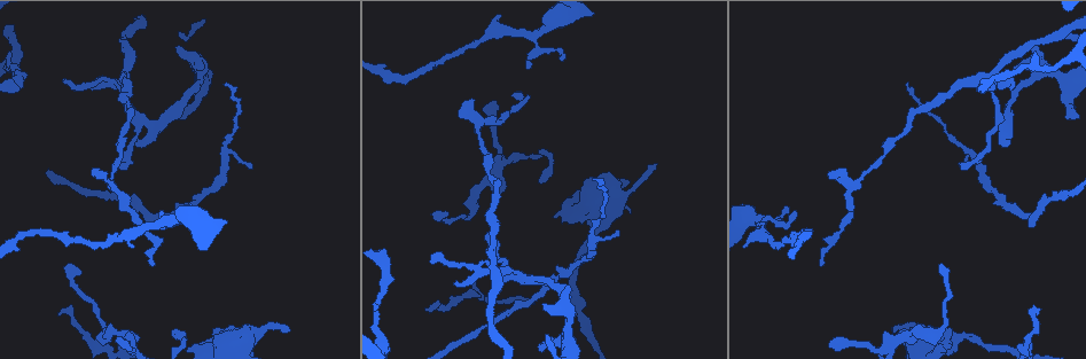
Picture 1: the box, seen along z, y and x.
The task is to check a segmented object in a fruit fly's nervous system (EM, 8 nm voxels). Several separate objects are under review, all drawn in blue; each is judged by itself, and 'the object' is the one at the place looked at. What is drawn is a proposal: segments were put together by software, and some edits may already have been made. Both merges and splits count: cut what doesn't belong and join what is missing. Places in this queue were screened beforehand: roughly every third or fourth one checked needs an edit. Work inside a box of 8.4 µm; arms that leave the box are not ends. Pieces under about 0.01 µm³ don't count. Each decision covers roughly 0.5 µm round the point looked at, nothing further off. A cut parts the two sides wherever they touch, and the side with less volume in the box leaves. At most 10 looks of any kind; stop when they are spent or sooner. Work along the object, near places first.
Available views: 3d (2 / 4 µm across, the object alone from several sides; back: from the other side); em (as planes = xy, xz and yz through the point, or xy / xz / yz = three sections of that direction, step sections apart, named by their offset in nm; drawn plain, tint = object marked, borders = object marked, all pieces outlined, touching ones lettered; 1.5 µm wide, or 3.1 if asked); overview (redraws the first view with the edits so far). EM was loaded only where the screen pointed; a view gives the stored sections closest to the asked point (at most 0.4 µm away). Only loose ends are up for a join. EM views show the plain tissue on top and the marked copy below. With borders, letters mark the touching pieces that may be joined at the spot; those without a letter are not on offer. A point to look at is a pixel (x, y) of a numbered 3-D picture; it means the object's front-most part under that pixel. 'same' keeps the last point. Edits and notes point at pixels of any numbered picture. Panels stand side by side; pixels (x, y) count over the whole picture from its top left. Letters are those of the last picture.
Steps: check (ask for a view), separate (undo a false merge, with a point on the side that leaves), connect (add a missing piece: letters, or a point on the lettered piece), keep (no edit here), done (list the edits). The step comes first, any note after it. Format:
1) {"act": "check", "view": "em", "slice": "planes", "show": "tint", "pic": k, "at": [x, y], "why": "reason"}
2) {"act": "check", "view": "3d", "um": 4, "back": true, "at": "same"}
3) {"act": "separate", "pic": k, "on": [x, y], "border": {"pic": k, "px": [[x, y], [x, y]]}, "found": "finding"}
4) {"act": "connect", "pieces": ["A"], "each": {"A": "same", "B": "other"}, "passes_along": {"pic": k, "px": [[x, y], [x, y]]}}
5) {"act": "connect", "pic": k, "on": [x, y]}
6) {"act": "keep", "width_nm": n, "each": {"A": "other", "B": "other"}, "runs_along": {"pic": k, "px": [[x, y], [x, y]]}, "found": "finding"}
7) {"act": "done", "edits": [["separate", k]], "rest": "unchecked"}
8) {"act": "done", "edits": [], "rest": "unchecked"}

{"act": "check", "view": "em", "slice": "planes", "show": "borders", "pic": 1, "at": [66, 265], "why": "thin end"}

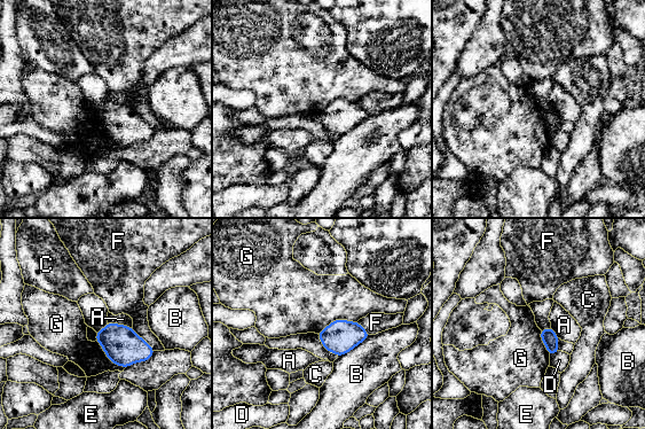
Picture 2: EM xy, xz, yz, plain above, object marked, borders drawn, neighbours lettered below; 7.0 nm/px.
{"act": "keep", "each": {"A": "other", "B": "other", "C": "other", "D": "other", "E": "other", "F": "other", "G": "other"}, "border": {"pic": 2, "px": [[356, 321], [333, 320], [317, 334]]}, "found": "no lettered piece goes on from it"}

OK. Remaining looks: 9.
{"act": "check", "view": "em", "slice": "planes", "show": "borders", "pic": 1, "at": [161, 213]}

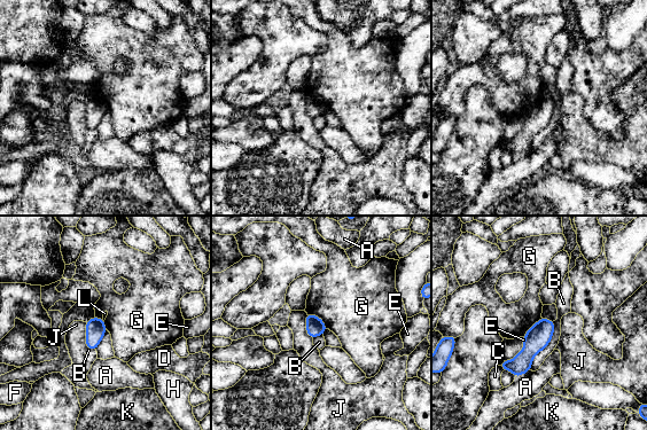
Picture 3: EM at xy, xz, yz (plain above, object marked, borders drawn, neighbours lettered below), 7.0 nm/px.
{"act": "keep", "width_nm": 130, "each": {"A": "other", "B": "other", "C": "other", "D": "other", "E": "other", "F": "other", "G": "other", "H": "other", "J": "other", "K": "other", "L": "other"}, "runs_along": {"pic": 3, "px": [[551, 325], [514, 366], [506, 367]]}, "found": "none of them fits"}

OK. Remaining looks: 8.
{"act": "check", "view": "em", "slice": "planes", "show": "borders", "pic": 1, "at": [107, 171], "why": "branch stops here"}

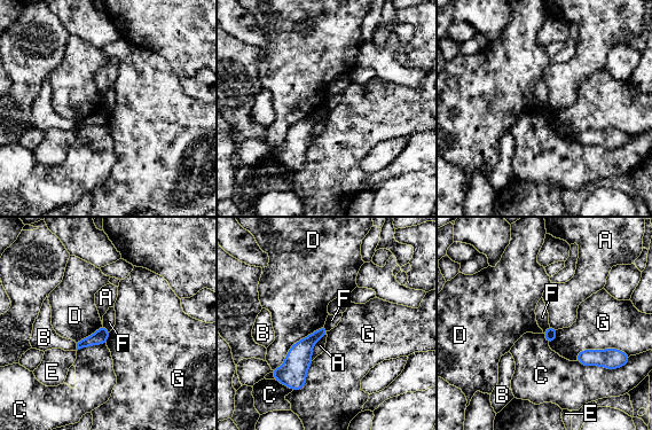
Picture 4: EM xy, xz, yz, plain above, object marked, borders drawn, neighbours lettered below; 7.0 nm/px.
{"act": "keep", "longest_contact_nm": ["D", 480], "each": {"A": "other", "B": "other", "C": "other", "D": "other", "E": "other", "F": "other", "G": "other"}, "found": "none of them fits"}

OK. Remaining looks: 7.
{"act": "check", "view": "em", "slice": "planes", "show": "borders", "pic": 1, "at": [831, 348], "why": "thin end"}

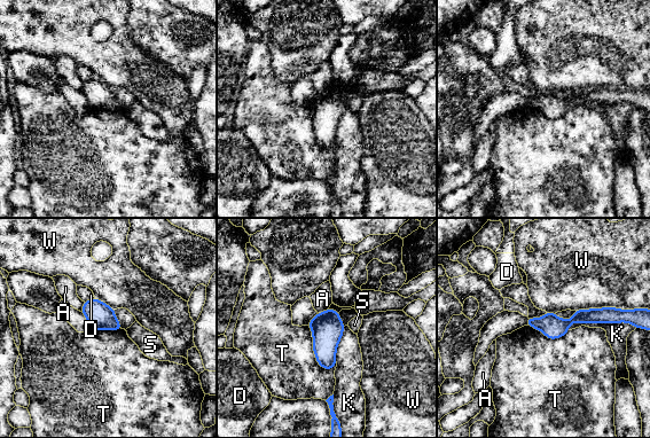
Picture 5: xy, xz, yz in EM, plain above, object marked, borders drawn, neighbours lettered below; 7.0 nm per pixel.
{"act": "keep", "width_nm": 160, "each": {"A": "other", "D": "other", "K": "other", "S": "other", "T": "other", "W": "other"}, "found": "none of them fits"}

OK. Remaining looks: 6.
{"act": "done", "edits": [], "rest": "unchecked"}

